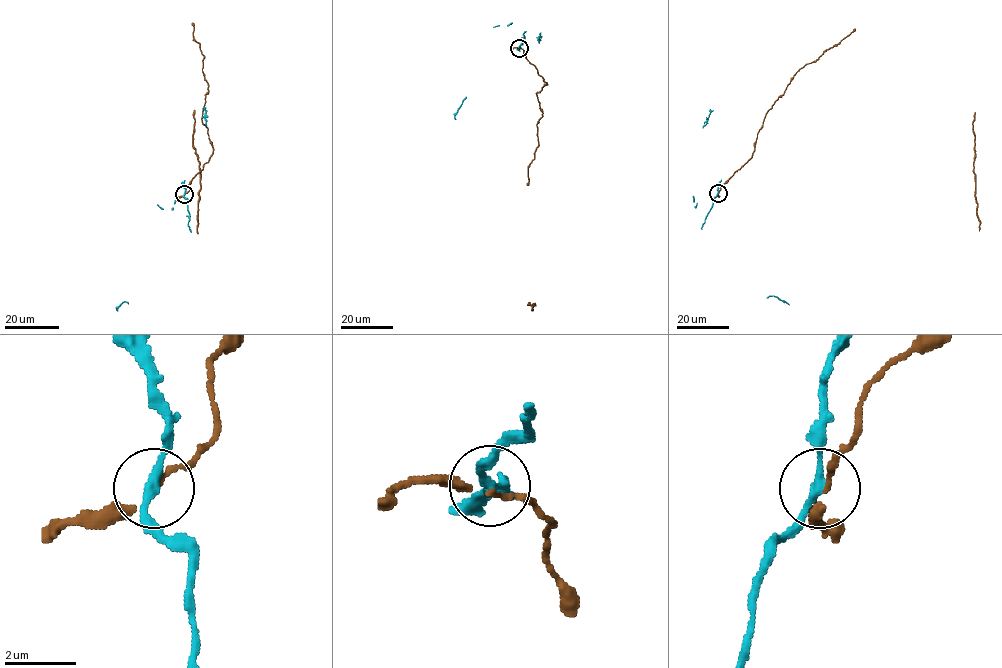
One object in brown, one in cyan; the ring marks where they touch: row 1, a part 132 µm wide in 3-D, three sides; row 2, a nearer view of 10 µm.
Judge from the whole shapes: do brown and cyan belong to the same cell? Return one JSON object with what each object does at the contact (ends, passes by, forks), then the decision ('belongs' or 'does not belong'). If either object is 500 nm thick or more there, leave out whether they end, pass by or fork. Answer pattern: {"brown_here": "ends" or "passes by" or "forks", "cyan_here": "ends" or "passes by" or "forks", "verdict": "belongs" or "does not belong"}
{"brown_here": "passes by", "cyan_here": "passes by", "verdict": "does not belong"}

